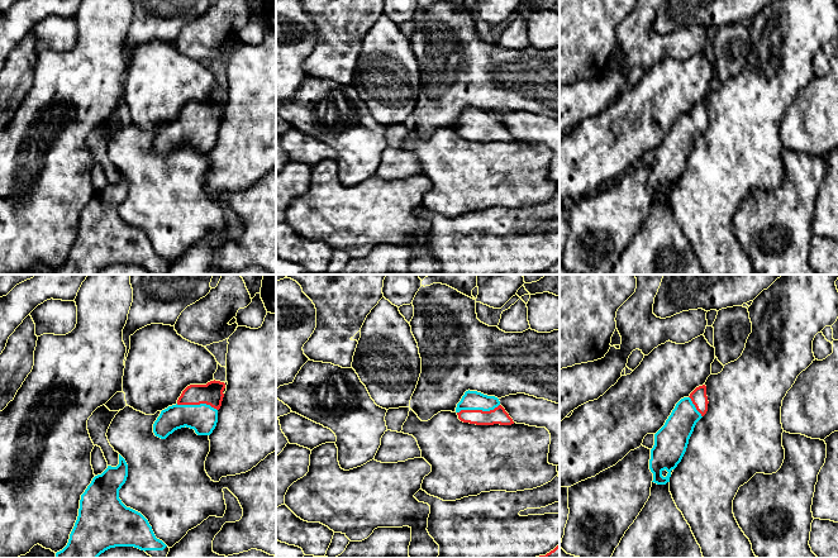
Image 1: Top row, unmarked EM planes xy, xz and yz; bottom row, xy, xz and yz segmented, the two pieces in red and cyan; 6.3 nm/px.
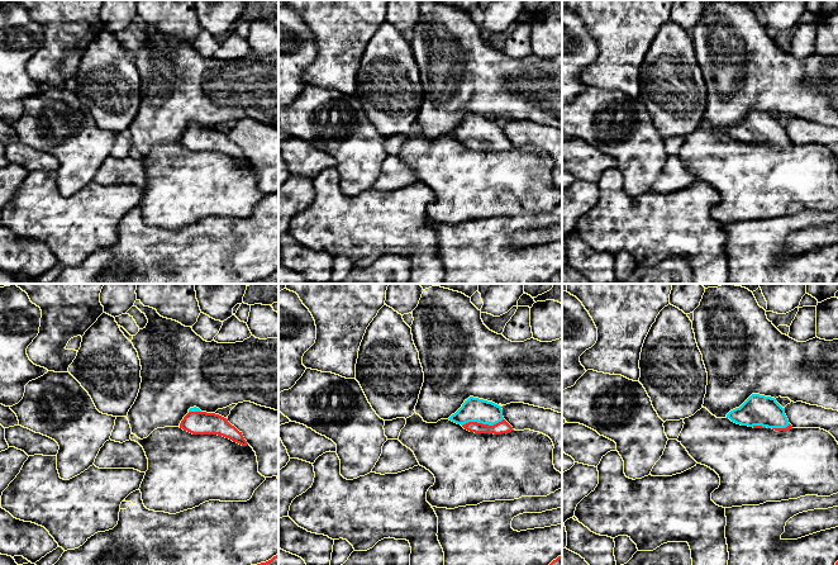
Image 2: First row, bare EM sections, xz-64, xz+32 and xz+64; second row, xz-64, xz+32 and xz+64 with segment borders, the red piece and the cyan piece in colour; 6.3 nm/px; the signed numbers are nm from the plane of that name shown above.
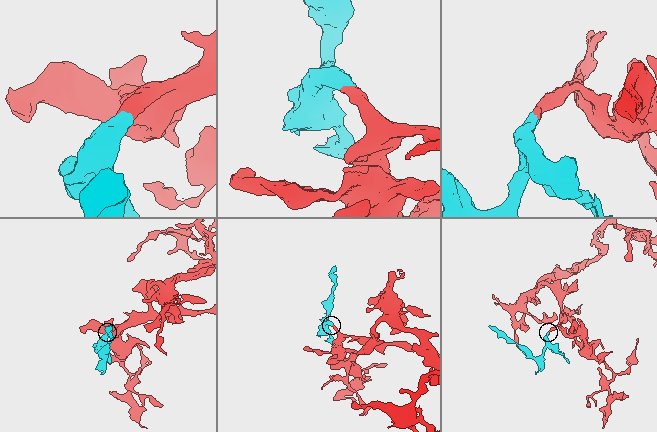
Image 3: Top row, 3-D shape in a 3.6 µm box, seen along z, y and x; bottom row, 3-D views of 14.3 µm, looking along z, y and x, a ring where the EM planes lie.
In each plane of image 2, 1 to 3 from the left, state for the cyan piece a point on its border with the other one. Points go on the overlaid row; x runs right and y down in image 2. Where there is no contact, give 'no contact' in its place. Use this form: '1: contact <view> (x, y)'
1: contact xz-64 (195, 412)
2: contact xz+32 (482, 425)
3: contact xz+64 (780, 428)

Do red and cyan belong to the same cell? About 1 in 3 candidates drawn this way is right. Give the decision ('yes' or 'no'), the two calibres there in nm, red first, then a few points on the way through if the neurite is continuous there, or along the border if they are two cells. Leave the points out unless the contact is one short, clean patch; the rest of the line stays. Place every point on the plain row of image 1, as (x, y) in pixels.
yes; 100 nm thick on the red side, 130 nm on the other; runs through xz (498, 132), (486, 127), (477, 127), (472, 117)

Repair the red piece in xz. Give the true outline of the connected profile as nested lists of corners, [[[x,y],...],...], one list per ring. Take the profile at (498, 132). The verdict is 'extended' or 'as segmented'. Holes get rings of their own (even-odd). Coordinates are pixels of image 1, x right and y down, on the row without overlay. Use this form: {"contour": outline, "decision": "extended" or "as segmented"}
{"contour": [[[466,108],[457,120],[456,129],[461,138],[476,142],[514,140],[497,114],[477,108]]], "decision": "extended"}

